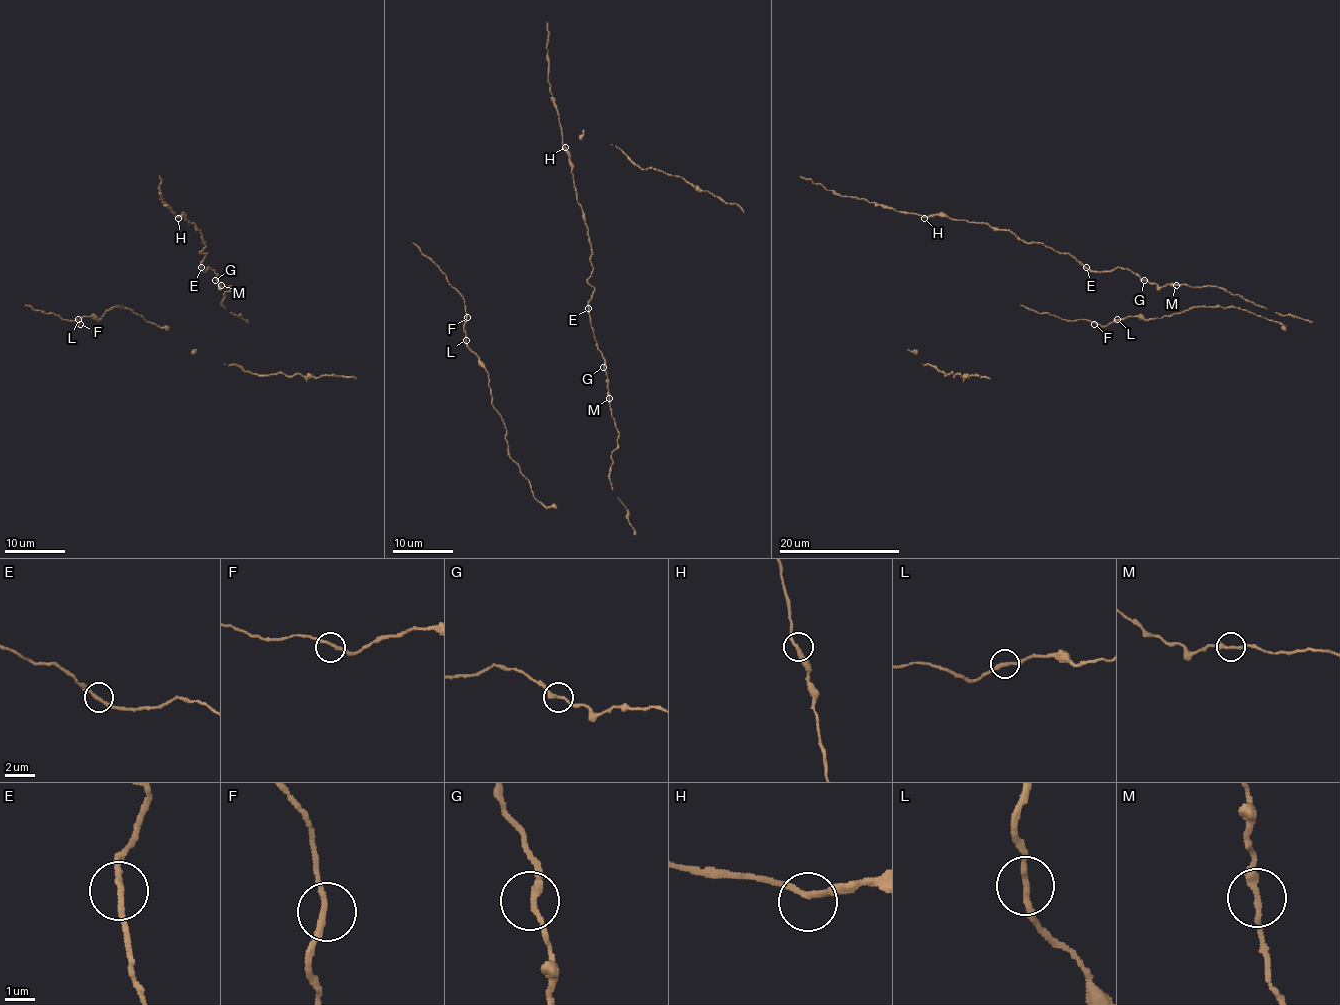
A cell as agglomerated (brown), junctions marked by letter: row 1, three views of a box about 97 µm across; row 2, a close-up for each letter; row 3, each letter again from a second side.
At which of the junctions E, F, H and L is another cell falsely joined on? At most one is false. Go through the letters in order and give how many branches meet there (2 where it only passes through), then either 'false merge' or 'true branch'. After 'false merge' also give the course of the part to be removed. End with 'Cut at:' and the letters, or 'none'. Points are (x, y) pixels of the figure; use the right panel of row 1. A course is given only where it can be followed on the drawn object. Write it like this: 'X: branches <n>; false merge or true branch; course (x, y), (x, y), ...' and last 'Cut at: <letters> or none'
E: branches 2; true branch
F: branches 2; true branch
H: branches 2; true branch
L: branches 2; true branch
Cut at: none

